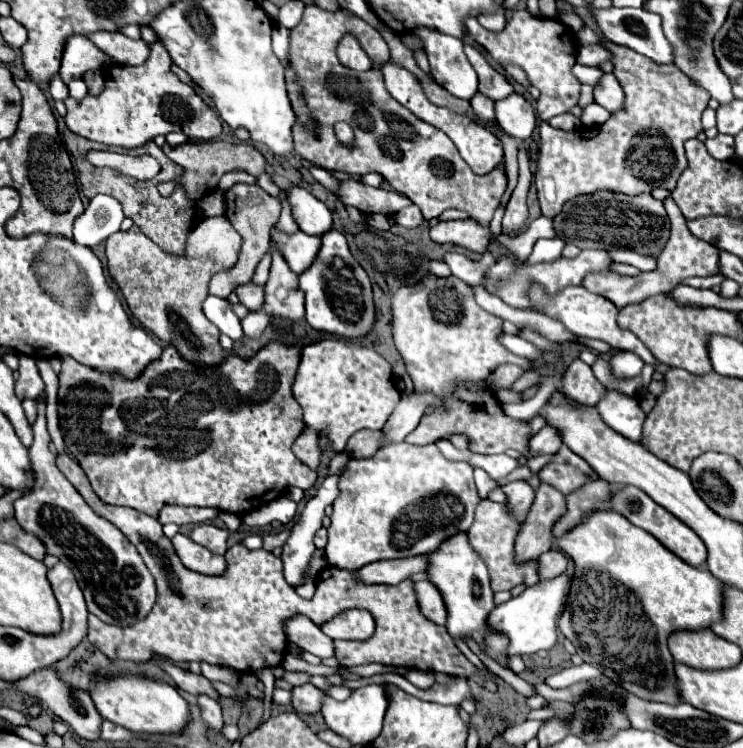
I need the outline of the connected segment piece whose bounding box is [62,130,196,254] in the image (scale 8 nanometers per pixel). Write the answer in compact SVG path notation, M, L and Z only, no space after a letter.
M64 132L62 134L64 138L64 146L66 150L72 154L72 158L76 160L76 170L78 170L78 182L80 182L80 188L84 188L84 196L86 198L92 198L96 194L108 194L112 198L116 198L120 204L122 204L122 210L124 210L124 216L126 218L132 218L132 222L154 242L158 244L162 250L170 252L170 254L182 254L184 252L184 242L186 242L186 236L188 236L188 230L190 230L190 220L194 218L194 206L196 202L192 204L186 196L184 196L184 190L182 188L176 188L172 192L172 196L164 198L160 196L160 192L156 190L158 182L168 182L168 180L176 180L178 174L182 172L180 166L176 166L174 162L168 162L168 158L164 158L164 152L154 144L154 142L146 142L144 146L136 148L136 150L128 150L128 152L150 152L162 166L160 174L154 176L152 180L148 182L140 182L140 180L132 180L130 176L124 176L120 172L114 172L110 168L96 168L96 166L90 166L86 162L86 152L88 150L98 150L98 144L96 142L90 142L86 138L80 138L78 134L72 134L72 132Z

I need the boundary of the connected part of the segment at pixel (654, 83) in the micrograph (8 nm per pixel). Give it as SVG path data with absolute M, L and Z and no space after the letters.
M572 8L582 22L594 30L602 46L610 52L614 64L614 76L624 86L624 108L616 110L602 126L582 126L572 132L552 128L548 122L540 122L538 142L538 170L534 184L538 190L538 202L542 214L554 218L562 206L580 196L596 194L596 190L612 190L618 194L650 194L656 184L666 184L668 190L676 188L680 174L686 170L688 160L684 154L684 142L696 138L702 132L700 116L708 106L708 92L696 86L692 78L676 70L676 66L660 66L630 48L616 46L596 30L588 8Z

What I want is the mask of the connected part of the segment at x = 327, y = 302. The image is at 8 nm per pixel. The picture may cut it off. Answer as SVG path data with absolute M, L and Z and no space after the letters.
M332 228L324 236L320 236L320 242L322 244L312 266L308 266L308 270L298 276L298 286L306 296L306 320L314 330L324 330L350 338L364 336L374 322L370 278L350 254L344 234Z

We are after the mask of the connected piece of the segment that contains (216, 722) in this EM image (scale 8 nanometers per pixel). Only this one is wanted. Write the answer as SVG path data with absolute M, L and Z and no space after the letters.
M198 696L198 706L200 706L200 714L202 714L204 724L214 732L222 732L222 728L224 728L222 708L216 706L216 702L208 696Z

